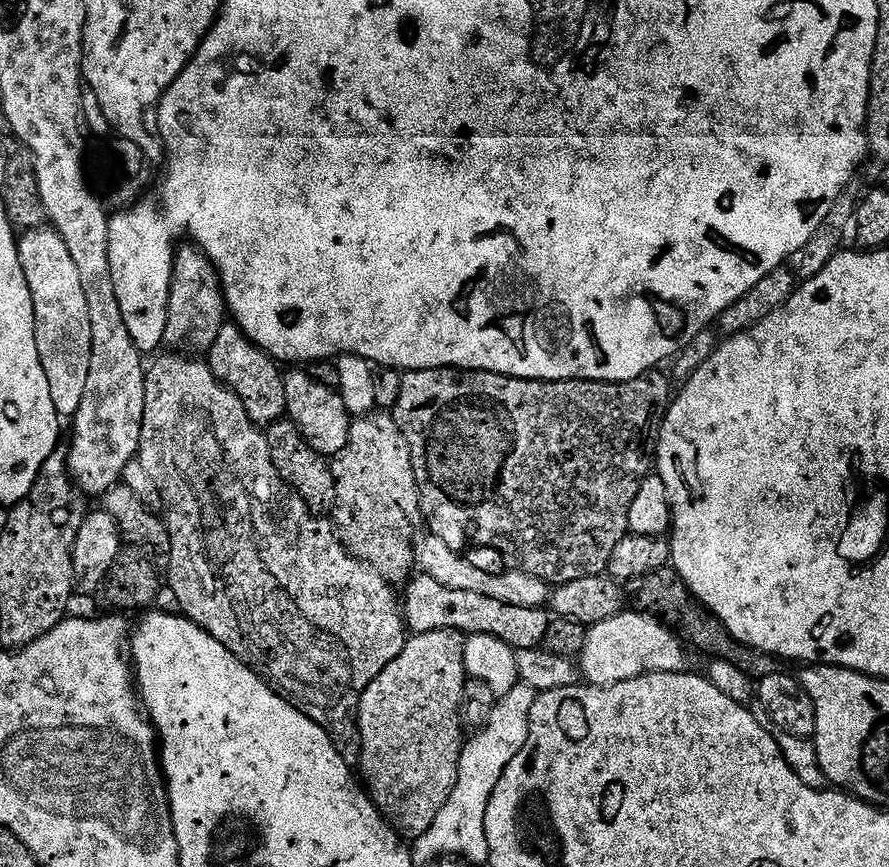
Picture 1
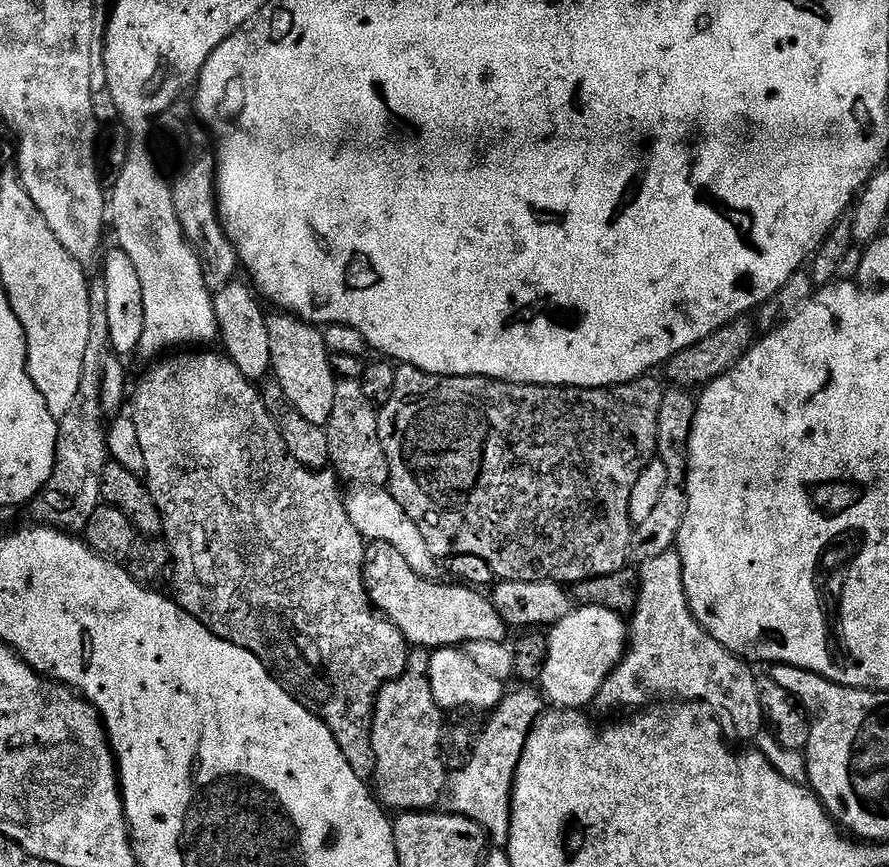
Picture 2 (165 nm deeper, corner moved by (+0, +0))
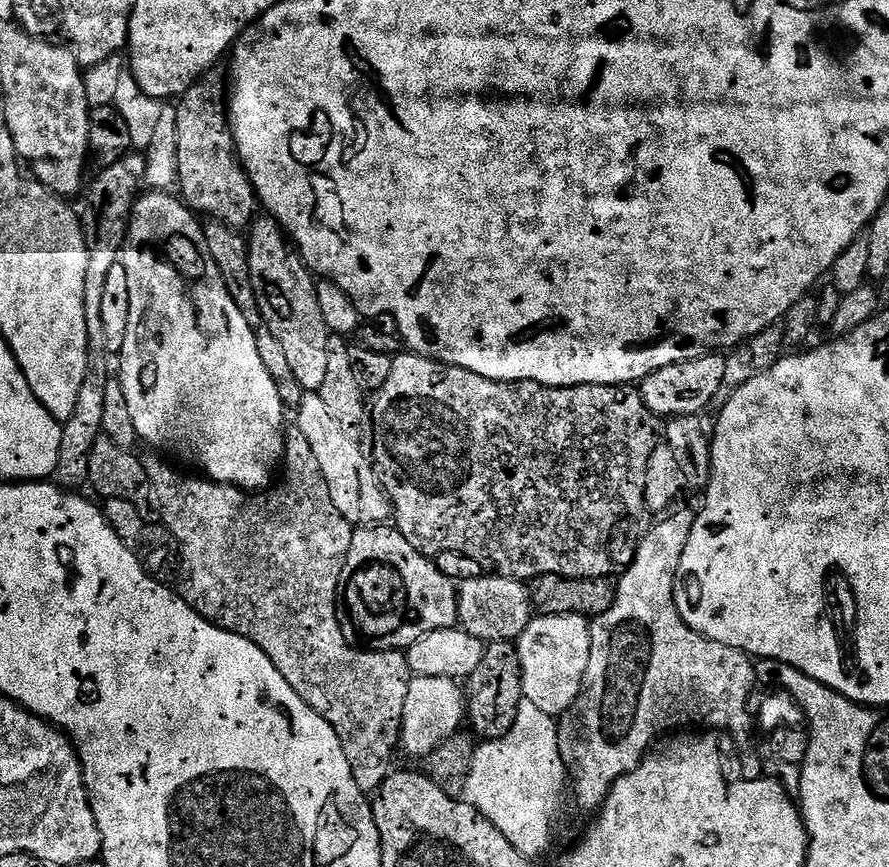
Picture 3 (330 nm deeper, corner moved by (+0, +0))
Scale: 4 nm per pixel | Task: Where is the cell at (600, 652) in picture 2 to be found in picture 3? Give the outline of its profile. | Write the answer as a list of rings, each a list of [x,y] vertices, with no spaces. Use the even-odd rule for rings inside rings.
[[[537,615],[530,621],[518,641],[524,700],[548,716],[563,716],[584,689],[586,666],[590,666],[591,637],[592,626],[587,616]]]

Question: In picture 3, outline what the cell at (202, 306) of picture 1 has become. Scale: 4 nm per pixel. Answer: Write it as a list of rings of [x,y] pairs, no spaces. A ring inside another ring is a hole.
[[[220,70],[206,72],[199,80],[195,80],[190,90],[184,93],[179,103],[175,105],[175,109],[178,114],[177,183],[179,195],[184,203],[201,217],[208,216],[204,218],[222,223],[228,228],[247,229],[252,221],[257,219],[258,201],[254,186],[236,153],[236,140],[232,137],[230,116],[226,111],[226,84],[224,88],[224,76]]]

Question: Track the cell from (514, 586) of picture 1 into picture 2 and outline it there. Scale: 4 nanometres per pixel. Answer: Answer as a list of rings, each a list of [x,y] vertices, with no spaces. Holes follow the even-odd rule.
[[[360,486],[351,495],[345,497],[347,513],[356,529],[363,534],[364,538],[371,543],[382,543],[391,545],[402,558],[406,559],[410,568],[420,577],[437,579],[439,559],[430,553],[430,546],[426,538],[415,526],[413,519],[406,514],[406,510],[398,505],[397,500],[392,496],[391,491],[378,486]]]

